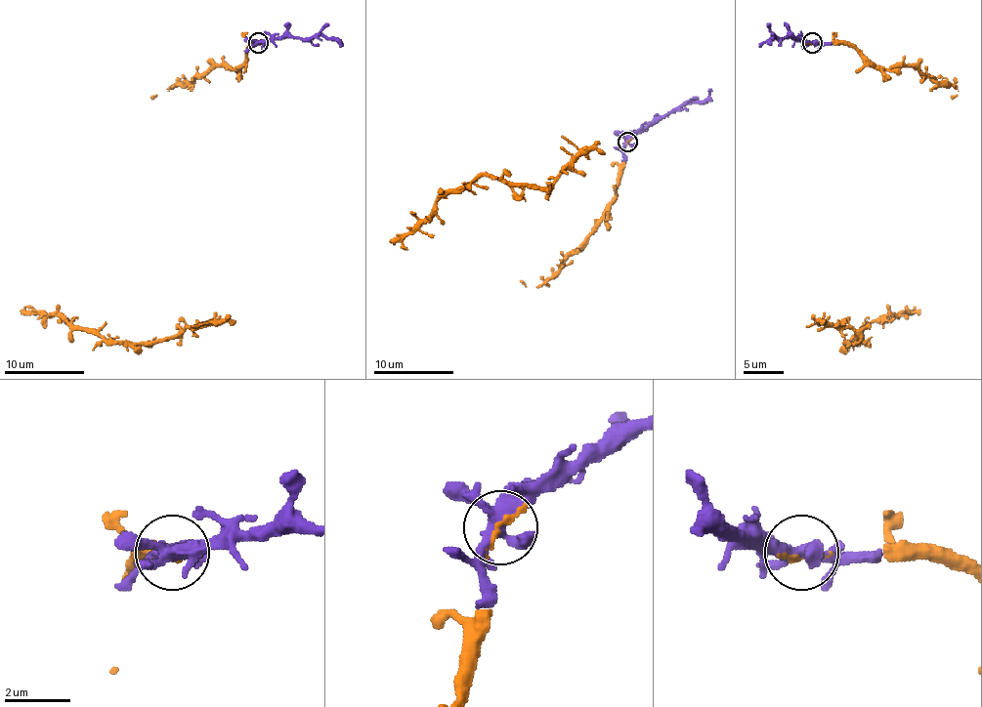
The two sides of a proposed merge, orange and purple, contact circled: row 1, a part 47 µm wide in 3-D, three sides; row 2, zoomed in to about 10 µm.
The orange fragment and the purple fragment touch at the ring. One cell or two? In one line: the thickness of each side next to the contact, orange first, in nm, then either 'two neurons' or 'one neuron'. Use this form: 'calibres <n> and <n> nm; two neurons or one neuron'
calibres 140 and 400 nm; one neuron

